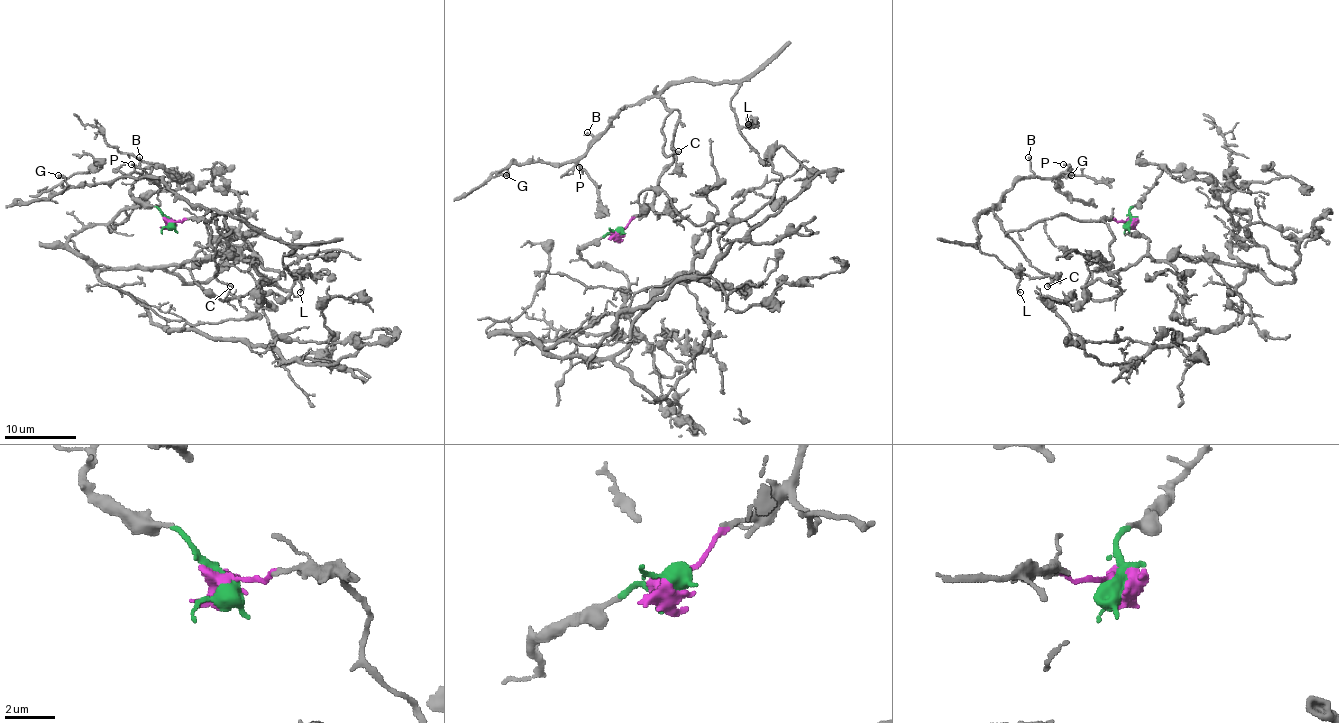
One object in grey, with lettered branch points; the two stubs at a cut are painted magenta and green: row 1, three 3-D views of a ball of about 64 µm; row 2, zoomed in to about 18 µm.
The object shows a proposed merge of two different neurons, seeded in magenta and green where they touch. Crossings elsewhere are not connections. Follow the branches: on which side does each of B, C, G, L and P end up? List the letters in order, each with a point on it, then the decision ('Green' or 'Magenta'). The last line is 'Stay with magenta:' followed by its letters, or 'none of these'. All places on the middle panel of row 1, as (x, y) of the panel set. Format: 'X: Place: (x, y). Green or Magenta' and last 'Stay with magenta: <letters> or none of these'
B: Place: (587, 132). Magenta
C: Place: (678, 151). Magenta
G: Place: (506, 175). Magenta
L: Place: (748, 124). Magenta
P: Place: (579, 167). Magenta
Stay with magenta: B, C, G, L, P

